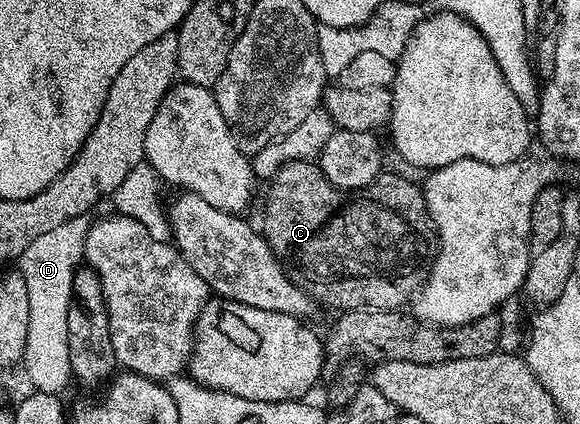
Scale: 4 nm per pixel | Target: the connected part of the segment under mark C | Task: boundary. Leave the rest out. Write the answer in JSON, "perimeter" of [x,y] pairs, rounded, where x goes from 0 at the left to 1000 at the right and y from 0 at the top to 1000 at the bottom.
{"perimeter":[[[503,380],[490,384],[472,415],[464,422],[466,450],[459,458],[459,488],[452,495],[452,533],[448,550],[469,585],[469,594],[479,608],[481,623],[491,637],[497,653],[505,660],[521,686],[534,696],[543,715],[557,712],[571,722],[576,736],[612,731],[614,726],[641,726],[643,731],[684,731],[698,724],[712,705],[714,696],[728,682],[728,670],[741,649],[741,627],[755,601],[755,557],[748,550],[748,533],[741,524],[741,509],[734,502],[734,474],[728,460],[726,436],[717,427],[705,429],[693,410],[671,410],[660,406],[641,432],[619,448],[588,448],[579,443],[559,415],[559,406],[548,394],[547,380]]]}

